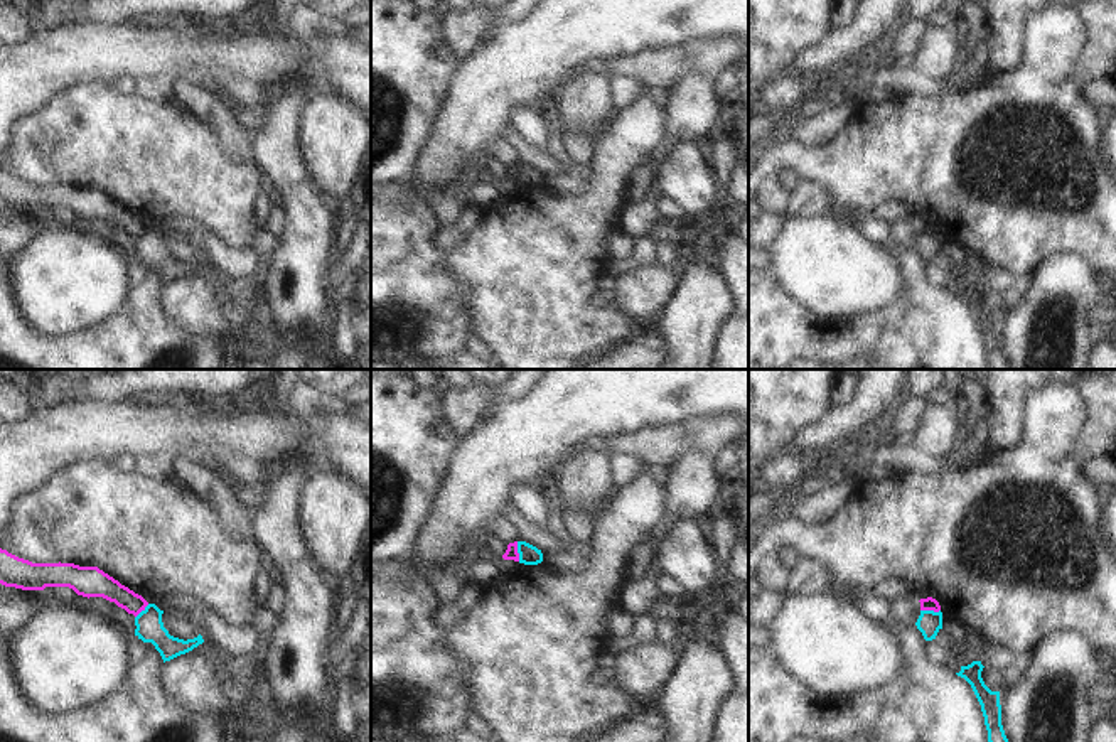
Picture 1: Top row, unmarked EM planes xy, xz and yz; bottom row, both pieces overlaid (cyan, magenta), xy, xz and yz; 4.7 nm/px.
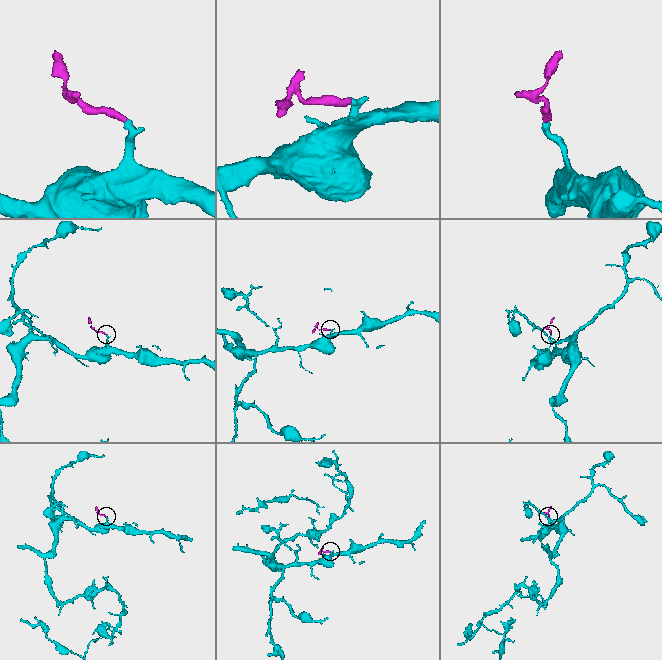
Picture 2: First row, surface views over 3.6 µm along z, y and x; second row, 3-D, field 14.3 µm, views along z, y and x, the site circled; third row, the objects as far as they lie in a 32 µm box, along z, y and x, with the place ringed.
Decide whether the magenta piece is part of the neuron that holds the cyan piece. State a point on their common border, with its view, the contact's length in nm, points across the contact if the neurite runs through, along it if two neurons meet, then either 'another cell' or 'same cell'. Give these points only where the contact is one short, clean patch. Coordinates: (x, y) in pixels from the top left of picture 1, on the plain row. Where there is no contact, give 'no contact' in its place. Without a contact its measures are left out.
contact xz (518, 174); length 100 nm; border xz (516, 164), (520, 182); another cell

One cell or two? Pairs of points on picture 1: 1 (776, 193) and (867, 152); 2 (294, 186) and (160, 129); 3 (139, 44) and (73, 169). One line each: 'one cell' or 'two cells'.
1: two cells
2: two cells
3: two cells

